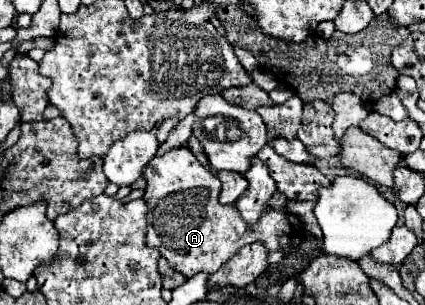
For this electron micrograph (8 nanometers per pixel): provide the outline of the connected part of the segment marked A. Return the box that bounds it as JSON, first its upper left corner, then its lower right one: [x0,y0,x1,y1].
[142,147,304,279]

